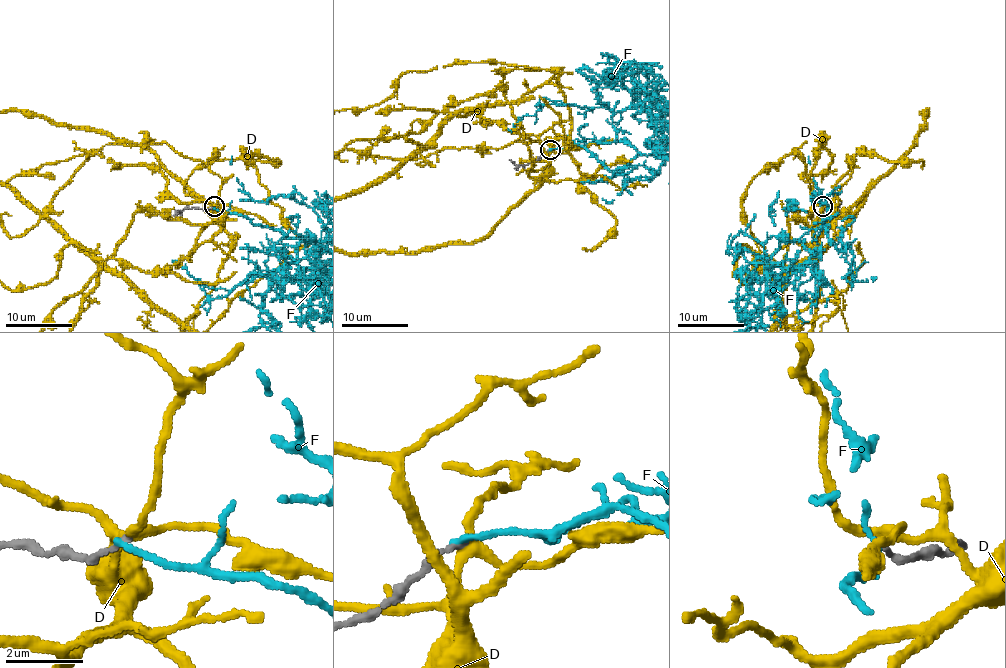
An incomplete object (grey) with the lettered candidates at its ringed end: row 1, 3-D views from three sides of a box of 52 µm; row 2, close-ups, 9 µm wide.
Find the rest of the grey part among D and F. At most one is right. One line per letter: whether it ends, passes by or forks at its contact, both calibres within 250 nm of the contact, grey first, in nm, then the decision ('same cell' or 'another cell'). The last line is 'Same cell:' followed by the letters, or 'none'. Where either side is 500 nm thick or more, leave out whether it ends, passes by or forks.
D: it forks | 140/240 nm | another cell
F: it ends | 170/150 nm | another cell
Same cell: none

